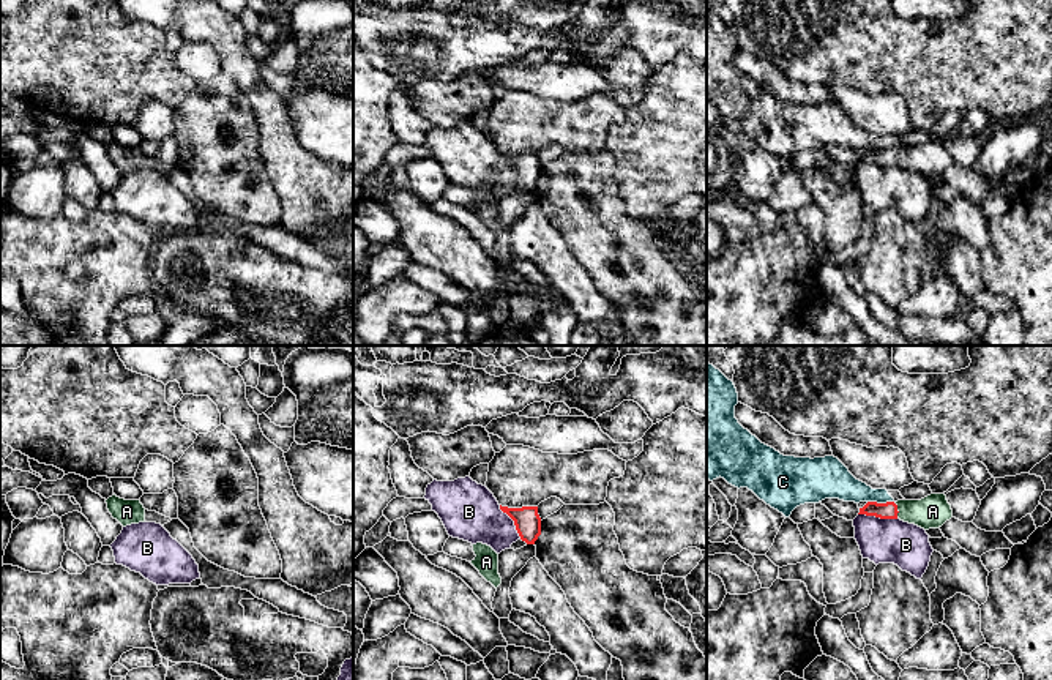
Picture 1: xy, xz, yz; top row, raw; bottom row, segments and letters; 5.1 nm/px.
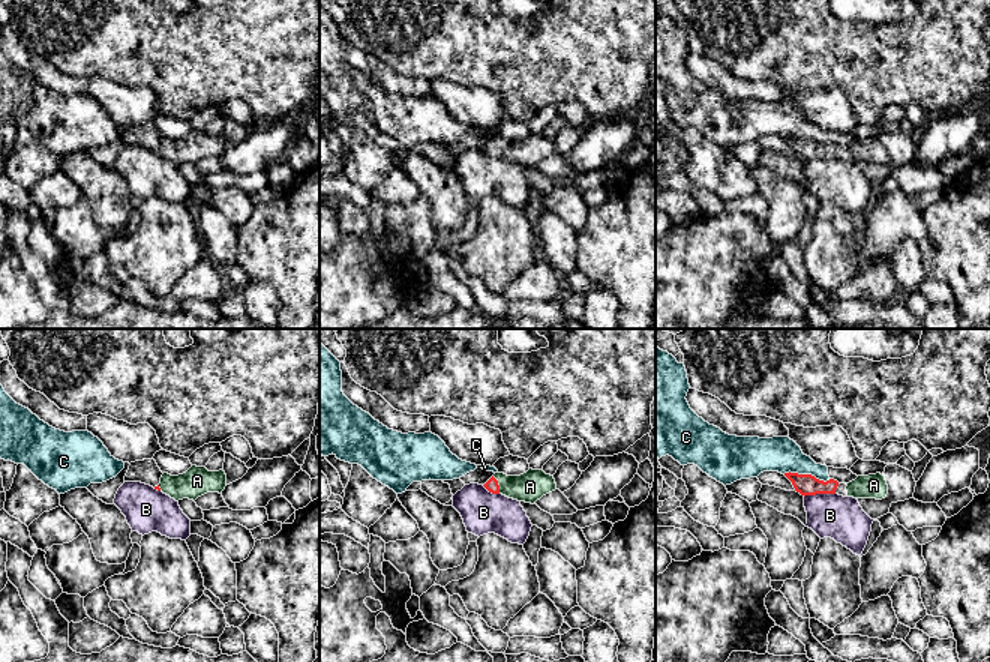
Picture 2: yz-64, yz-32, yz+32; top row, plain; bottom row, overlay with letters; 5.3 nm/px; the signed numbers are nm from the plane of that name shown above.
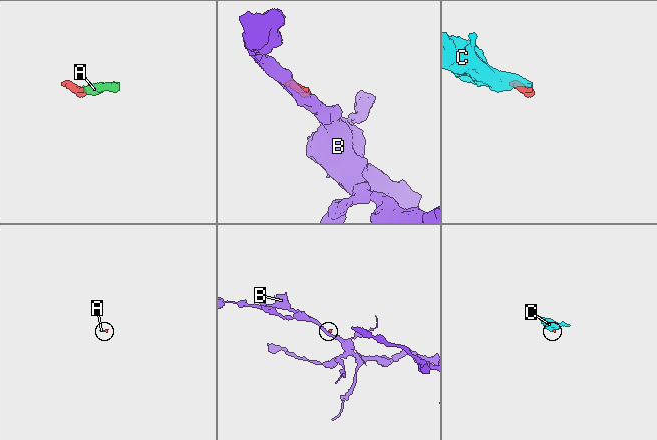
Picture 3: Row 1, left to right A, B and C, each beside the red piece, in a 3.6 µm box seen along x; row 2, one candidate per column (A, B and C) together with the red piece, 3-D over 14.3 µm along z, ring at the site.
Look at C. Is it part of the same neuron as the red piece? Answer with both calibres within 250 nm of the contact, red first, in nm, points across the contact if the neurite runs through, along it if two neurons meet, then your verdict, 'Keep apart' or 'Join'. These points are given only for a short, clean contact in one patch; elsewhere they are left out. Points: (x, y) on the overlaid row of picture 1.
Thickness 90 nm (red) against 160 nm. Boundary: yz (868, 500), (893, 502). Keep apart

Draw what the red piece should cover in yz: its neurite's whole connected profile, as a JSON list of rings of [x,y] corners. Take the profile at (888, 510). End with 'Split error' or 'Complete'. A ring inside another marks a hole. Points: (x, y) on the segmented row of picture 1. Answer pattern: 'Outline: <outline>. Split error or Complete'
Outline: [[[931,494],[921,500],[867,502],[858,514],[880,519],[901,519],[924,530],[938,529],[953,517],[951,505],[945,494]]]. Split error

